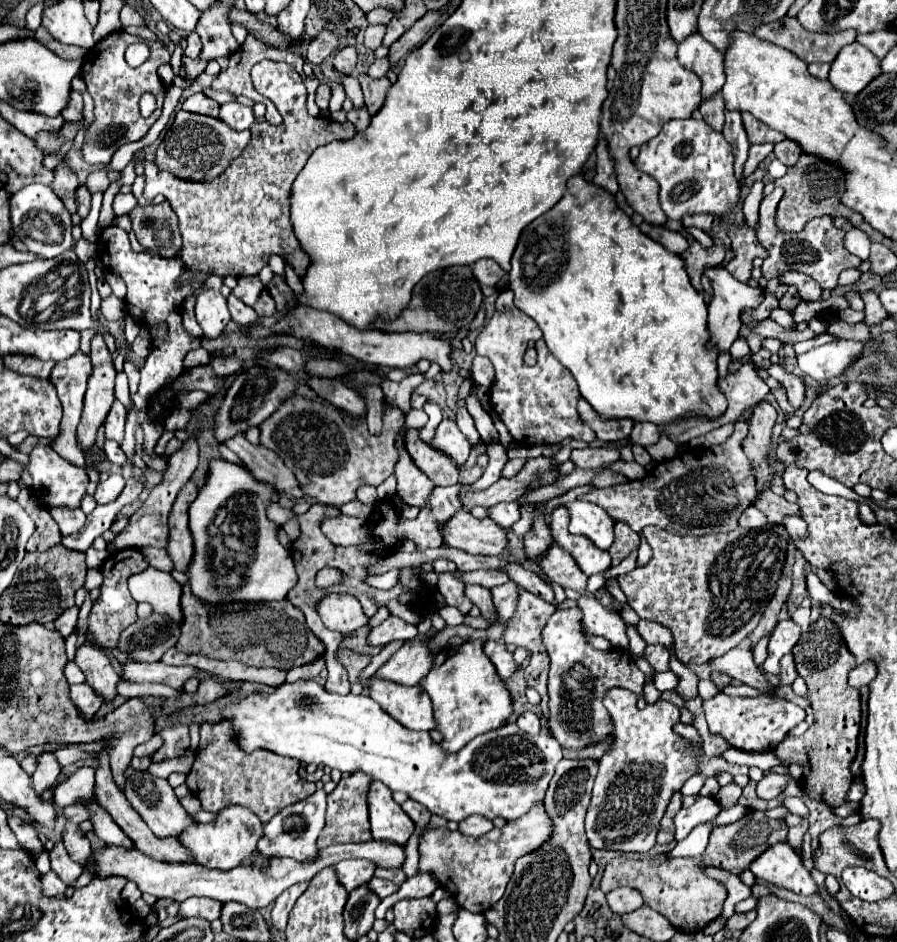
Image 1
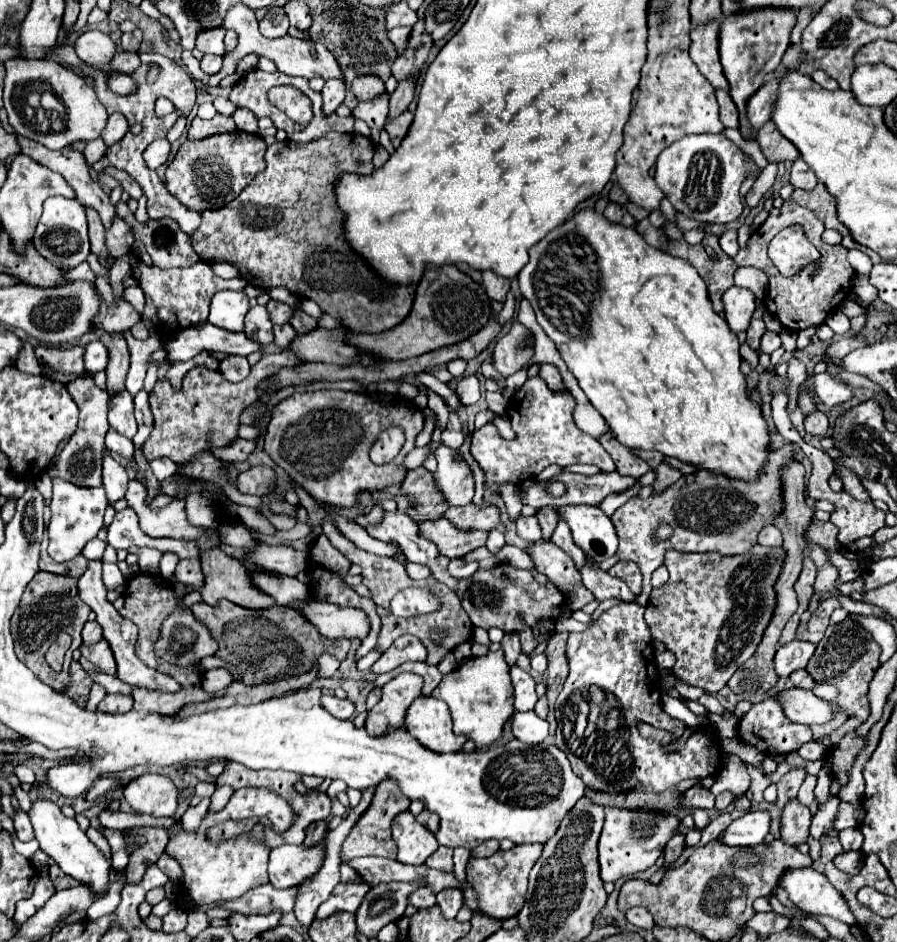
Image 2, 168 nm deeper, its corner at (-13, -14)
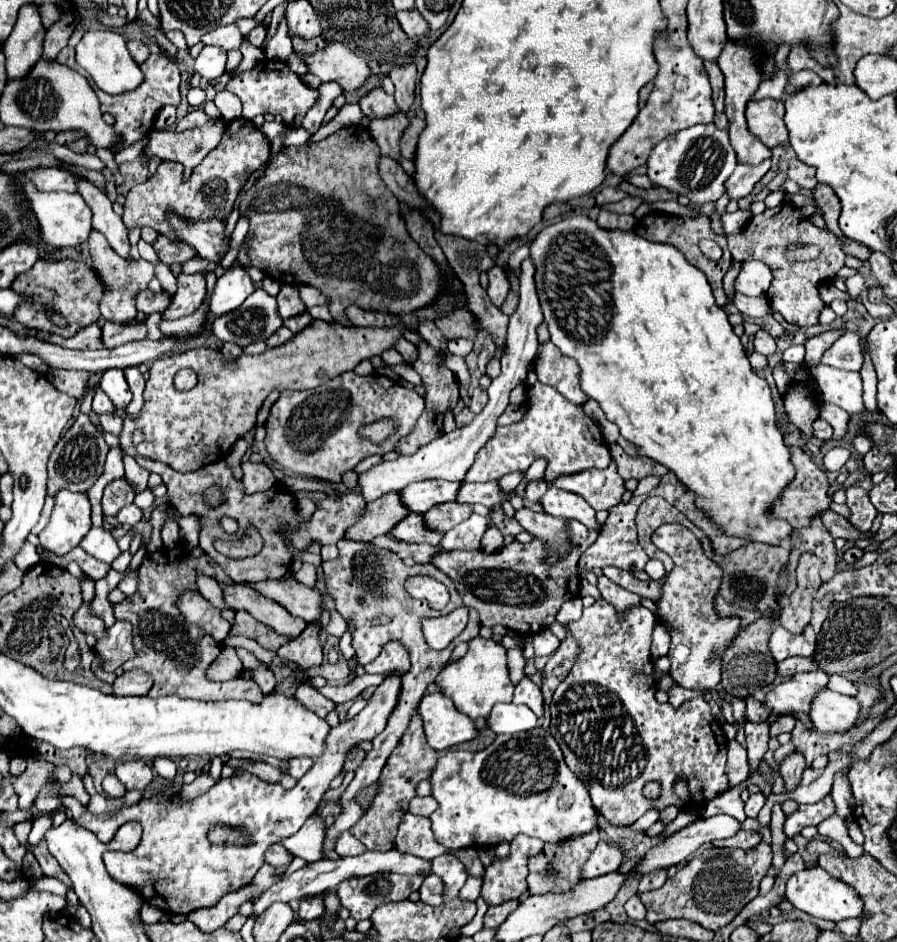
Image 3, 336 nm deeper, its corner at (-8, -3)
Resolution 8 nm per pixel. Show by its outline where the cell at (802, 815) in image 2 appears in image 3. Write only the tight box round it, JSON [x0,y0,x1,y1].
[780,752,806,792]

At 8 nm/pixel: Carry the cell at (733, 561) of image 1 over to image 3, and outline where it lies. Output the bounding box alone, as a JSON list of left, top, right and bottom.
[652,524,742,690]

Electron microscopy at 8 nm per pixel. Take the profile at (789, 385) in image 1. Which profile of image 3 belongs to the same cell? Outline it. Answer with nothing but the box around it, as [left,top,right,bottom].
[812,418,832,440]

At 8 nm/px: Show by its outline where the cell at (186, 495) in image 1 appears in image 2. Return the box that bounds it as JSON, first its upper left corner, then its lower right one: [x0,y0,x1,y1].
[199,547,277,609]

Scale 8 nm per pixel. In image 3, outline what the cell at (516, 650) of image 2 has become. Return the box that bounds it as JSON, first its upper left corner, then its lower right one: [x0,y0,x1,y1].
[508,648,526,680]

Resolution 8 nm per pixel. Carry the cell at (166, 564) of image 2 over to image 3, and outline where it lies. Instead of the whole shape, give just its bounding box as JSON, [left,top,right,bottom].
[162,520,178,550]

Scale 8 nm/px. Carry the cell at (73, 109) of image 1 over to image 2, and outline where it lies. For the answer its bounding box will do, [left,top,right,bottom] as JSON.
[83,139,105,165]

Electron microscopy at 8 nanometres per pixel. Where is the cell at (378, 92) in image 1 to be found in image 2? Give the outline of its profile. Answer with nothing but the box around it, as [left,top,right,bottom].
[385,111,413,147]

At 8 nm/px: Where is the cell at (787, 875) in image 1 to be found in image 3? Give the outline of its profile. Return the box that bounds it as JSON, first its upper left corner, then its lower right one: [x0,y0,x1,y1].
[786,866,862,922]

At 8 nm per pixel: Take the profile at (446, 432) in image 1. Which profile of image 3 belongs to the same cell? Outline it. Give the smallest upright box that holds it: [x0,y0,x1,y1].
[402,480,462,512]

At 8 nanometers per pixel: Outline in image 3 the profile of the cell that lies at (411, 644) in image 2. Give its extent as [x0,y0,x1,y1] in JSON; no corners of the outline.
[364,640,410,674]

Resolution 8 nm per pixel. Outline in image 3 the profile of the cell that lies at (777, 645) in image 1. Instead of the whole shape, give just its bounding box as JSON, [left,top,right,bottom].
[770,624,814,662]

